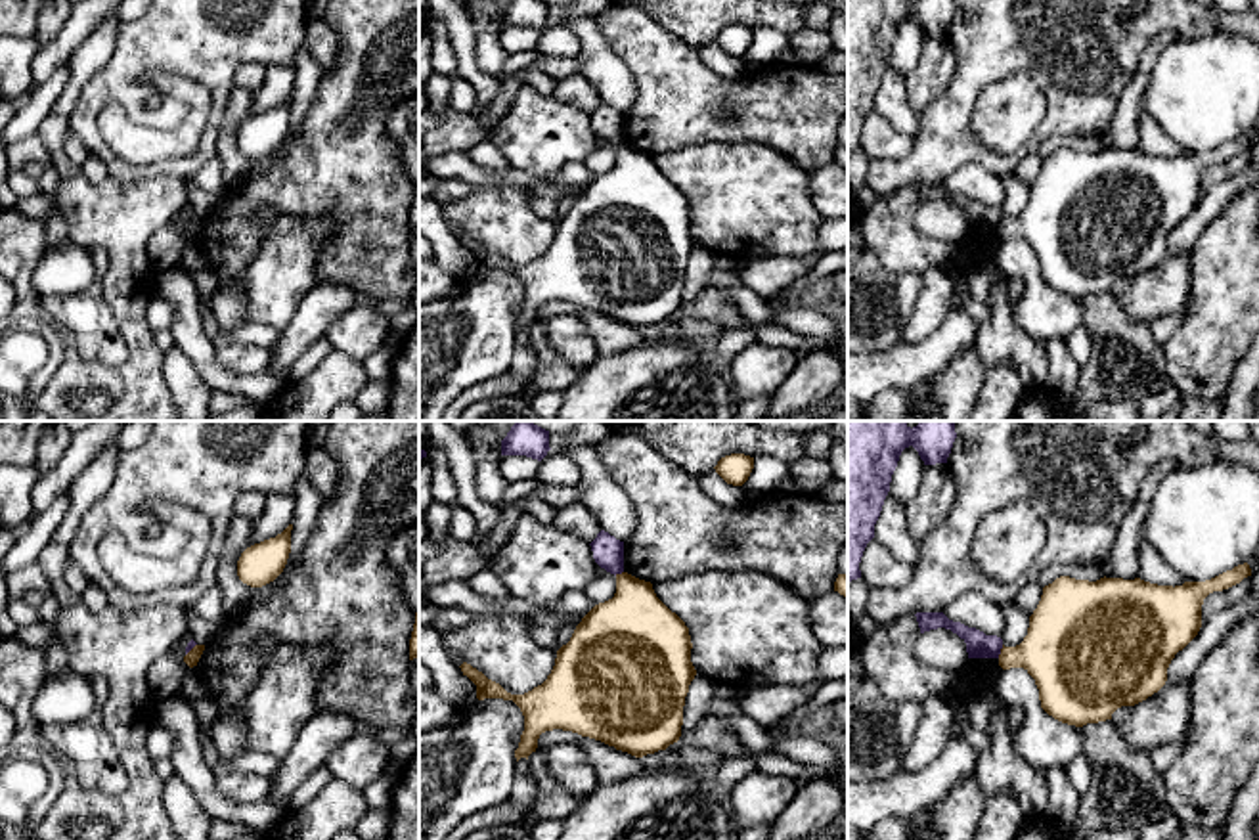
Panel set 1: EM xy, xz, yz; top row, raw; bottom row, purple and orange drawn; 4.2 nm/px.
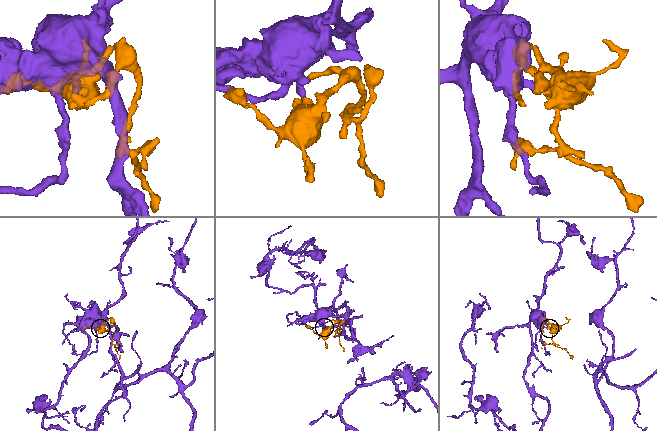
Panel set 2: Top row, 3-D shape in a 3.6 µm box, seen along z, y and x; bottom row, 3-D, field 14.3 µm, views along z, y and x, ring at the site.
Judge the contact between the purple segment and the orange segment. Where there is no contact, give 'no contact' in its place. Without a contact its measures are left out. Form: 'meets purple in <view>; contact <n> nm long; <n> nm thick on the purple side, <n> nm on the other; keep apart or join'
meets purple in yz; contact 60 nm long; 110 nm thick on the purple side, 300 nm on the other; keep apart

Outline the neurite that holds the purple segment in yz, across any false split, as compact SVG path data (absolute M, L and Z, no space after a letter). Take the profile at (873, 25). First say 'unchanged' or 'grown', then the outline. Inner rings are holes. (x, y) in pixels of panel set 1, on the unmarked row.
unchanged | M848 0L848 157L861 149L859 134L890 63L899 27L913 17L924 36L947 34L955 0Z

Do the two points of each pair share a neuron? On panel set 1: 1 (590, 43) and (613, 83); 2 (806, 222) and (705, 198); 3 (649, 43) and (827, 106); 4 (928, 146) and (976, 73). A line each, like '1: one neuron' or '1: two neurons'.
1: one neuron
2: one neuron
3: one neuron
4: one neuron

